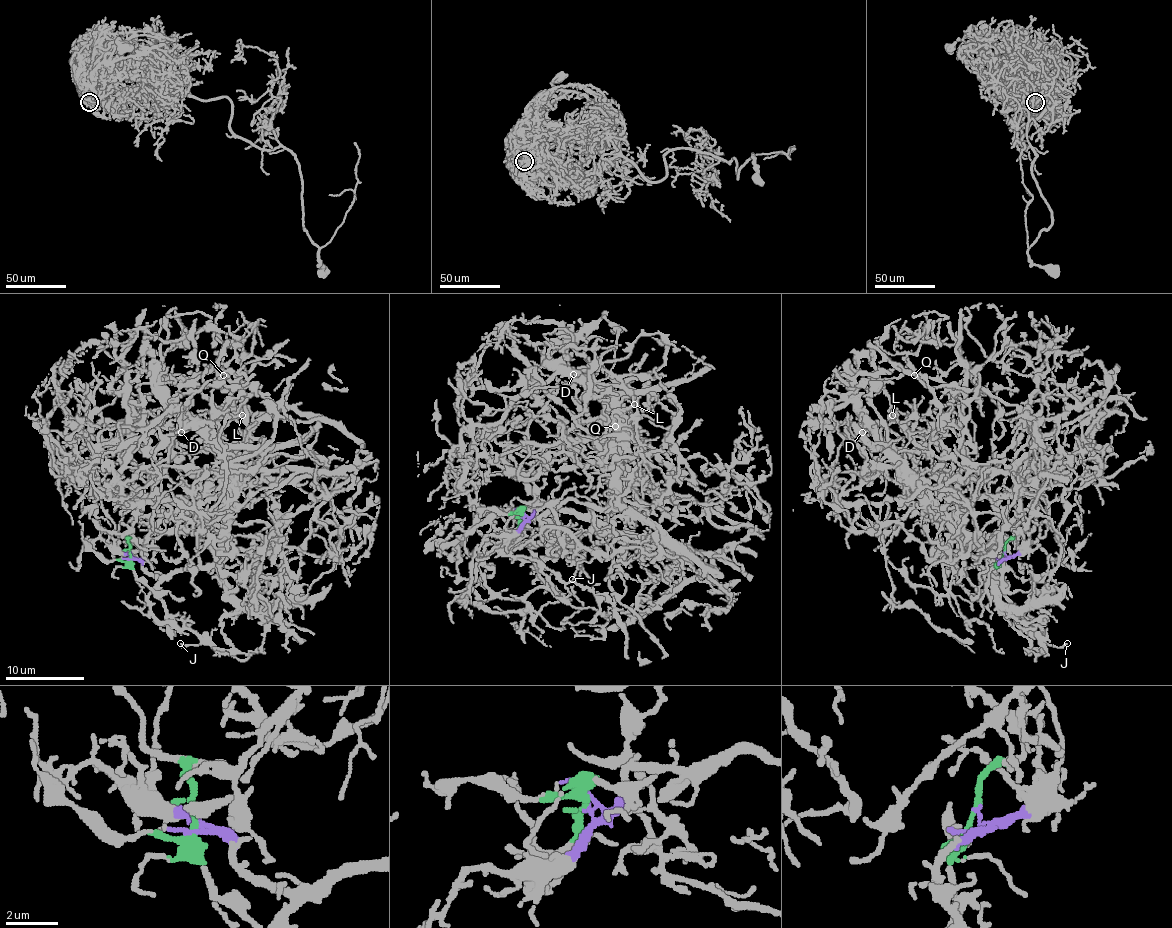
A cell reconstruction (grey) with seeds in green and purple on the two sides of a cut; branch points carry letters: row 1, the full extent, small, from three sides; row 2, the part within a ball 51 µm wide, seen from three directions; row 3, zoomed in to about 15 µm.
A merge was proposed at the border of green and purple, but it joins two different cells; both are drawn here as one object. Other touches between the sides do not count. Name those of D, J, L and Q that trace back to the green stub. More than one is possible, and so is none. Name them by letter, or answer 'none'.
L, Q

